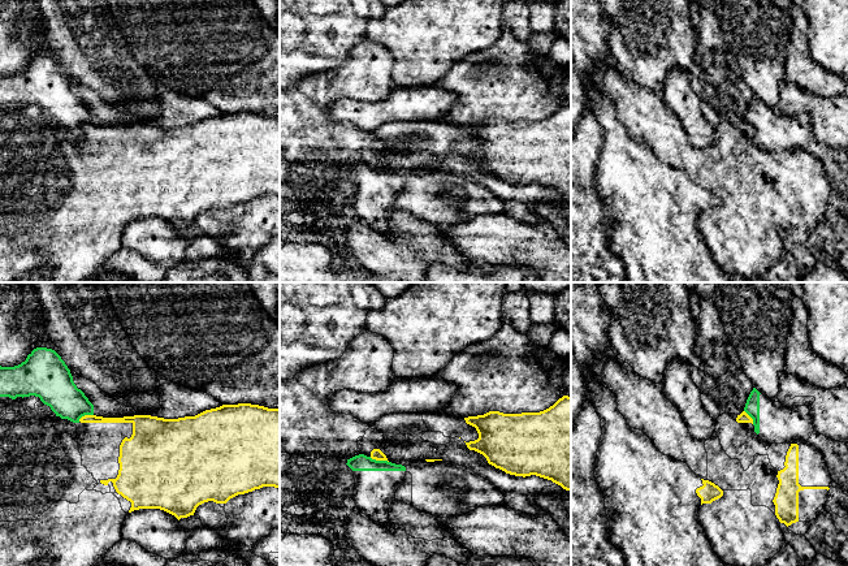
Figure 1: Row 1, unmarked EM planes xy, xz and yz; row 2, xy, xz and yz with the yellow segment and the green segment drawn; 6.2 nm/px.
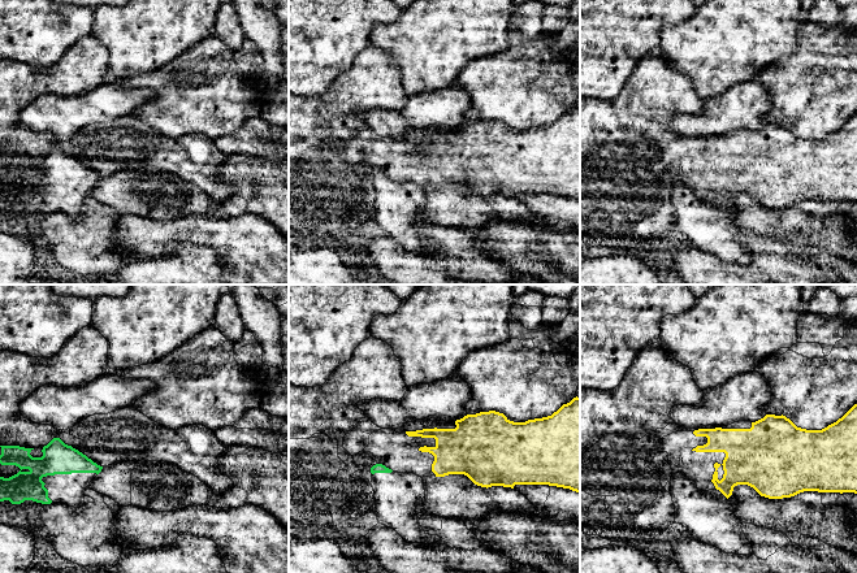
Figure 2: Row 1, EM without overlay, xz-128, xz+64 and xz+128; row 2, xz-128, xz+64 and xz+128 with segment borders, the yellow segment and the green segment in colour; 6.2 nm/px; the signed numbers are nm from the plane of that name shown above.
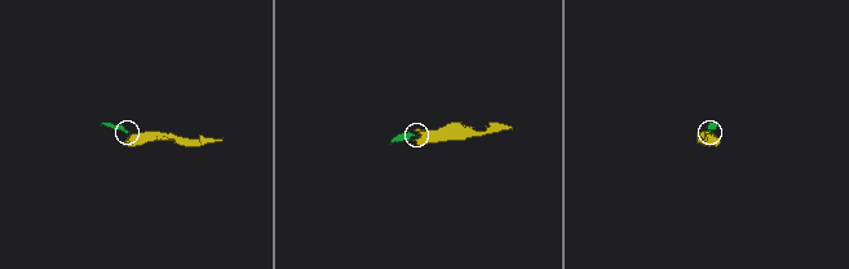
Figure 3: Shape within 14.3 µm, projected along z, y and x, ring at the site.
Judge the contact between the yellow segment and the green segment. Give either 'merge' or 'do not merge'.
do not merge

